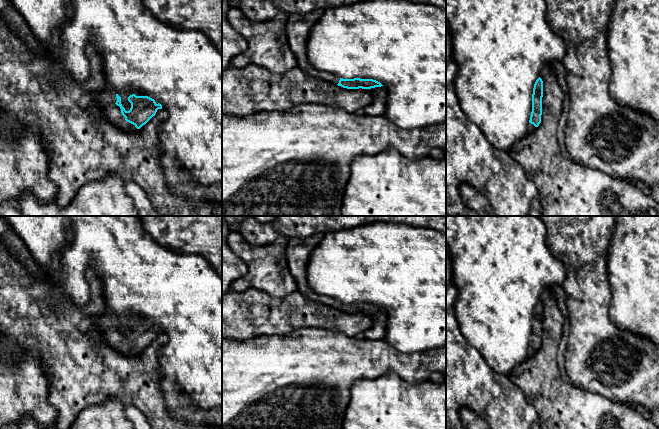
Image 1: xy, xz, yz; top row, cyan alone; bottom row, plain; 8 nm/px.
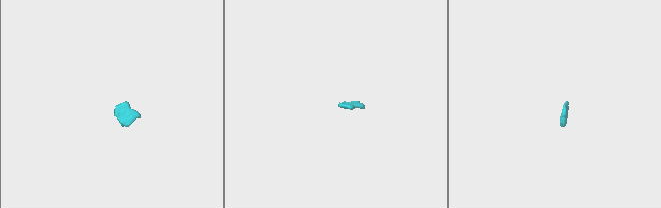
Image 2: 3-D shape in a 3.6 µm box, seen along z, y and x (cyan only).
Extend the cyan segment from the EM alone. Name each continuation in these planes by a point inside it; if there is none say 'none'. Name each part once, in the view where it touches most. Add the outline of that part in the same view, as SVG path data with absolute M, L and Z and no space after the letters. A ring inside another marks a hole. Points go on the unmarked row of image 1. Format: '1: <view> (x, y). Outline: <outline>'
1: xy (106, 324). Outline: M107 311L100 316L97 322L97 329L102 334L105 341L117 352L122 355L136 355L135 349L127 346L121 337L121 333L115 327L117 315L114 312Z
2: xz (377, 331). Outline: M381 311L371 312L373 320L372 326L364 332L365 338L370 340L382 340L385 336L385 330L387 325L387 315Z

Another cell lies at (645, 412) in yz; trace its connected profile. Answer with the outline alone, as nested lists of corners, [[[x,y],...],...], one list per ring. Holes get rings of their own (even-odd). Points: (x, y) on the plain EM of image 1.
[[[626,404],[626,405],[632,407],[632,408],[635,409],[636,411],[638,411],[638,412],[639,412],[640,414],[642,414],[646,419],[652,420],[651,412],[650,412],[647,408],[645,408],[645,407],[641,406],[641,405],[637,405],[637,404]]]

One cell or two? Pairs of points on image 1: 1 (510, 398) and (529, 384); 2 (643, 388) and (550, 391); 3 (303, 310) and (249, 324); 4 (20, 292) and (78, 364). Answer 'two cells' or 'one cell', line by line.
1: two cells
2: two cells
3: one cell
4: one cell

